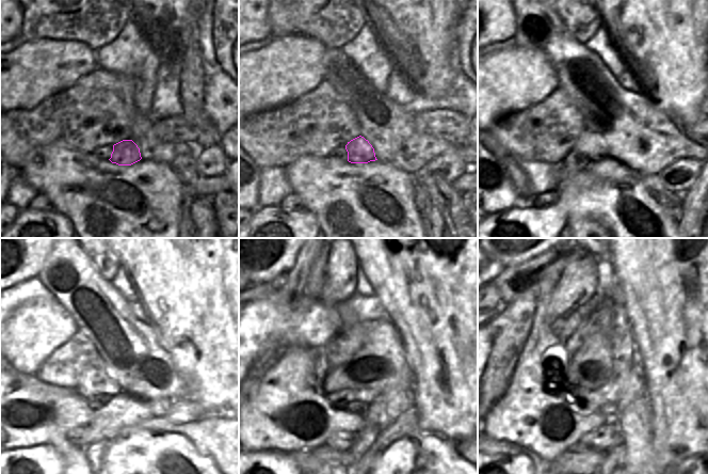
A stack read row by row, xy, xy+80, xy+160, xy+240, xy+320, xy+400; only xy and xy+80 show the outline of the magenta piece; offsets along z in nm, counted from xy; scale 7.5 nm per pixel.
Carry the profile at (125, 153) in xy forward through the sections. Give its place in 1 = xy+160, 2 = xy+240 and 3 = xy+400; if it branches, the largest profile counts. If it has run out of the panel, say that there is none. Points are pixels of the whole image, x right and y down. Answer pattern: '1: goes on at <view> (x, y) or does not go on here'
1: goes on at xy+160 (590, 143)
2: goes on at xy+240 (98, 379)
3: goes on at xy+400 (588, 346)

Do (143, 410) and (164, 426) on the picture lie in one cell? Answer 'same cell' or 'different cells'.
different cells

